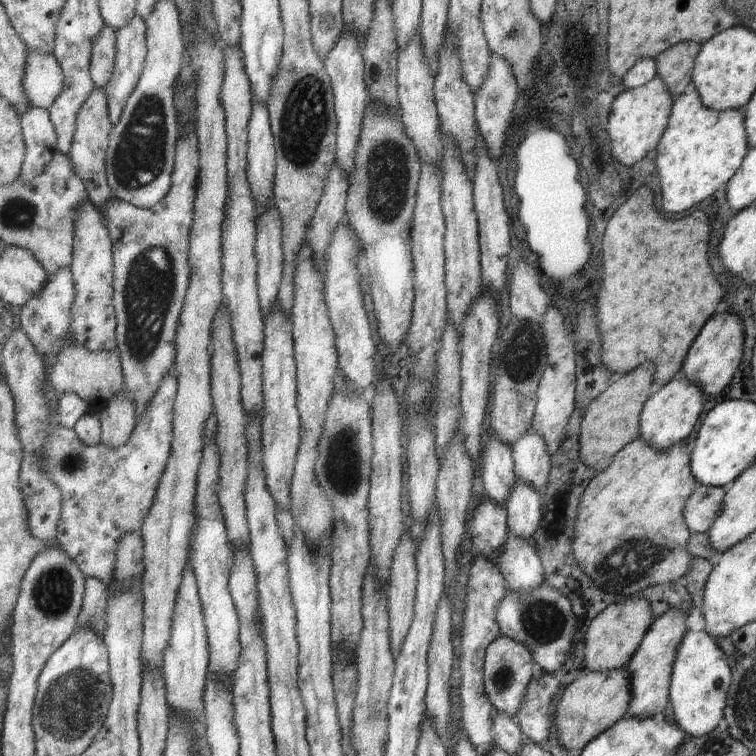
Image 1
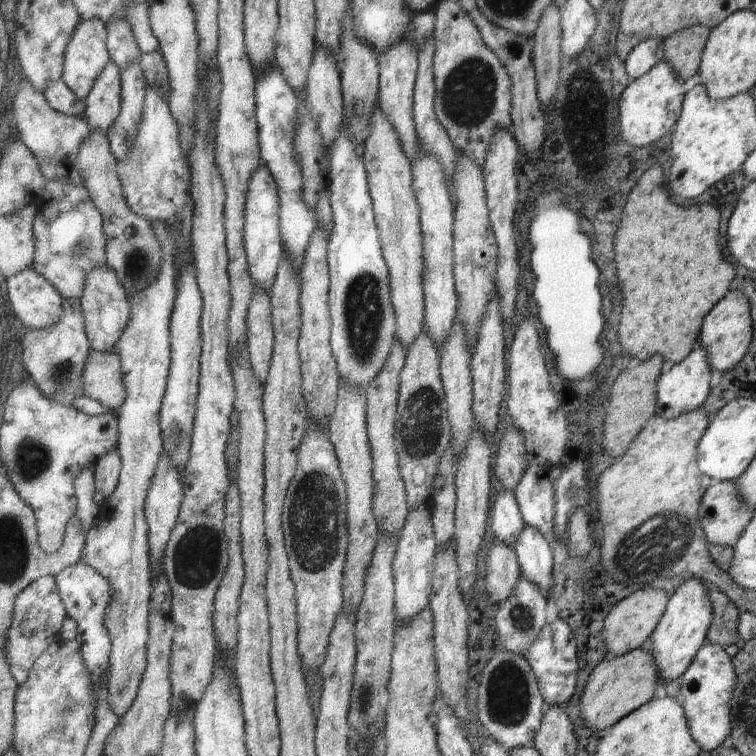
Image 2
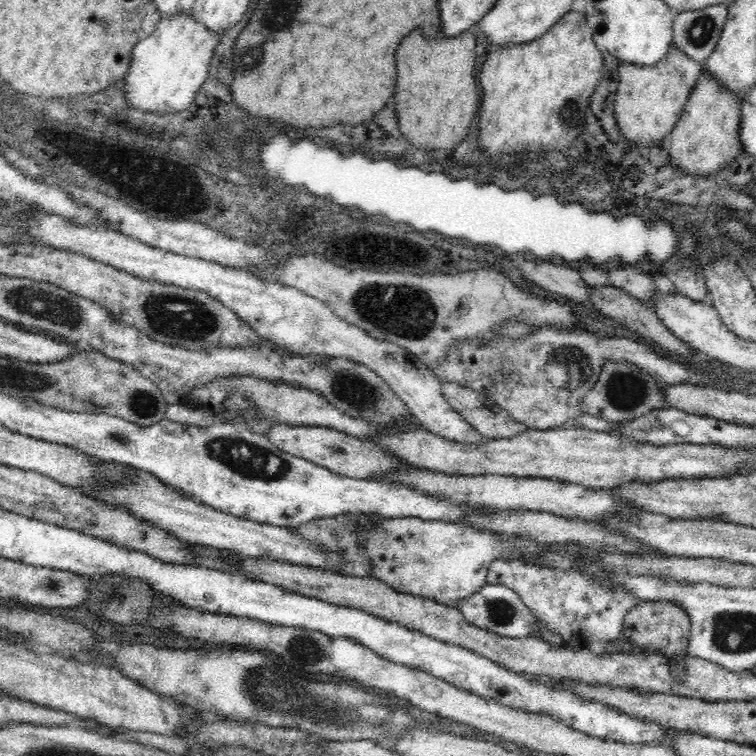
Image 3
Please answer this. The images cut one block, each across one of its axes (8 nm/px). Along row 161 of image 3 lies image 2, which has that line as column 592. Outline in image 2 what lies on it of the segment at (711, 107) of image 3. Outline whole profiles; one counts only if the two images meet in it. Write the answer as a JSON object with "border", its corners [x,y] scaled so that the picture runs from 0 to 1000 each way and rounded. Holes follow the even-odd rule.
{"border":[[[854,853],[819,869],[804,868],[782,886],[765,930],[767,952],[779,967],[798,970],[837,939],[862,926],[872,894],[856,856]]]}

